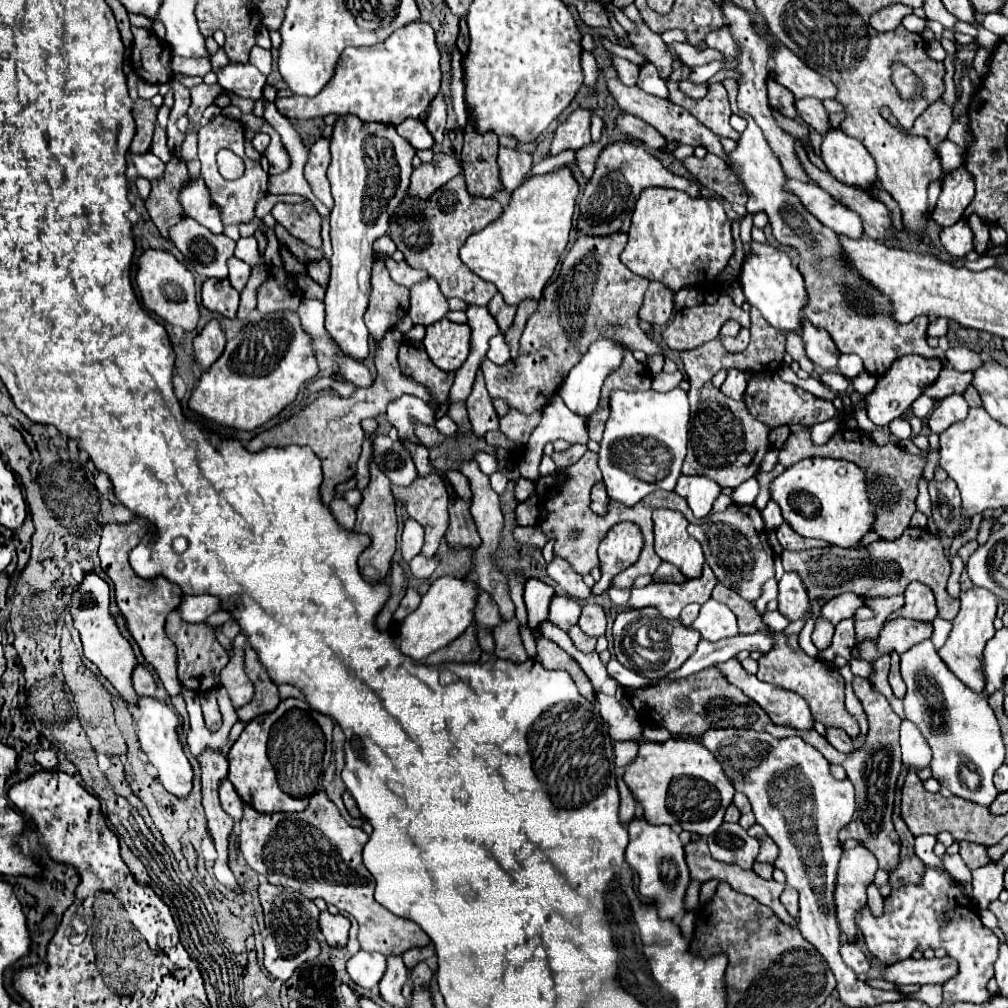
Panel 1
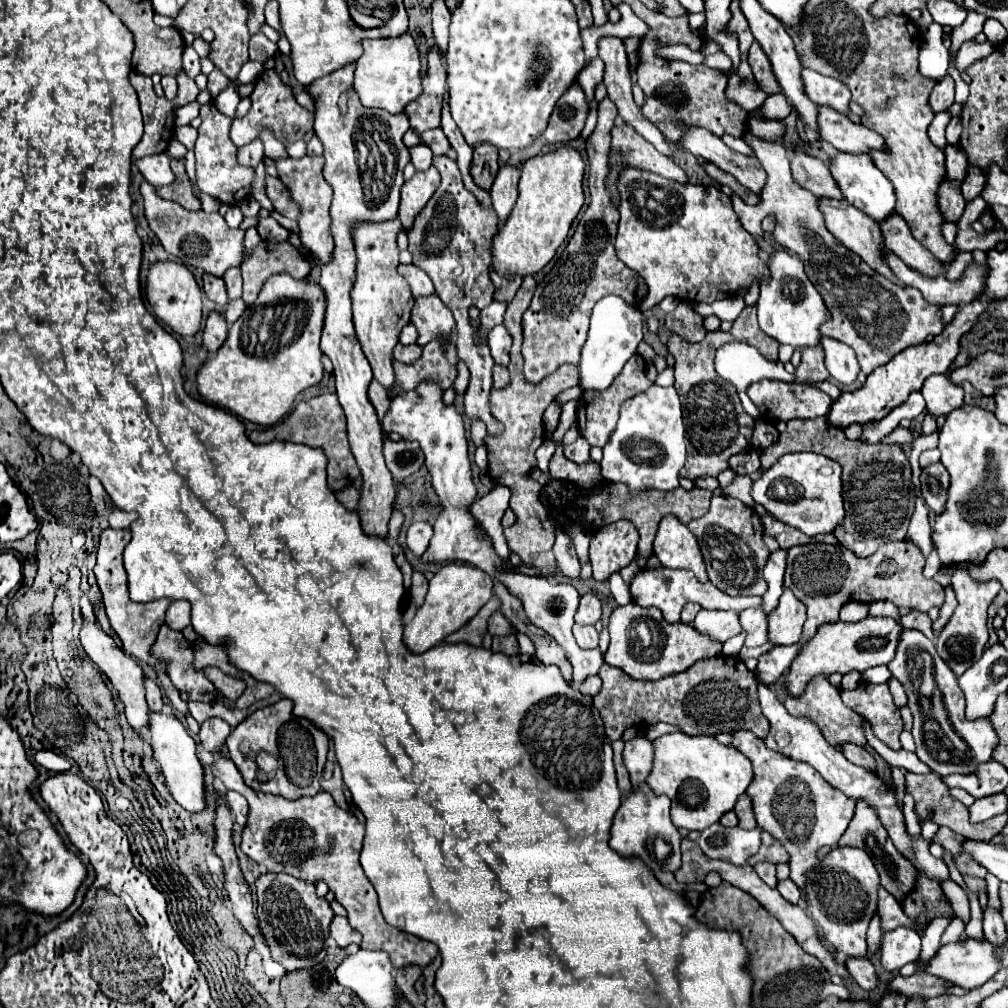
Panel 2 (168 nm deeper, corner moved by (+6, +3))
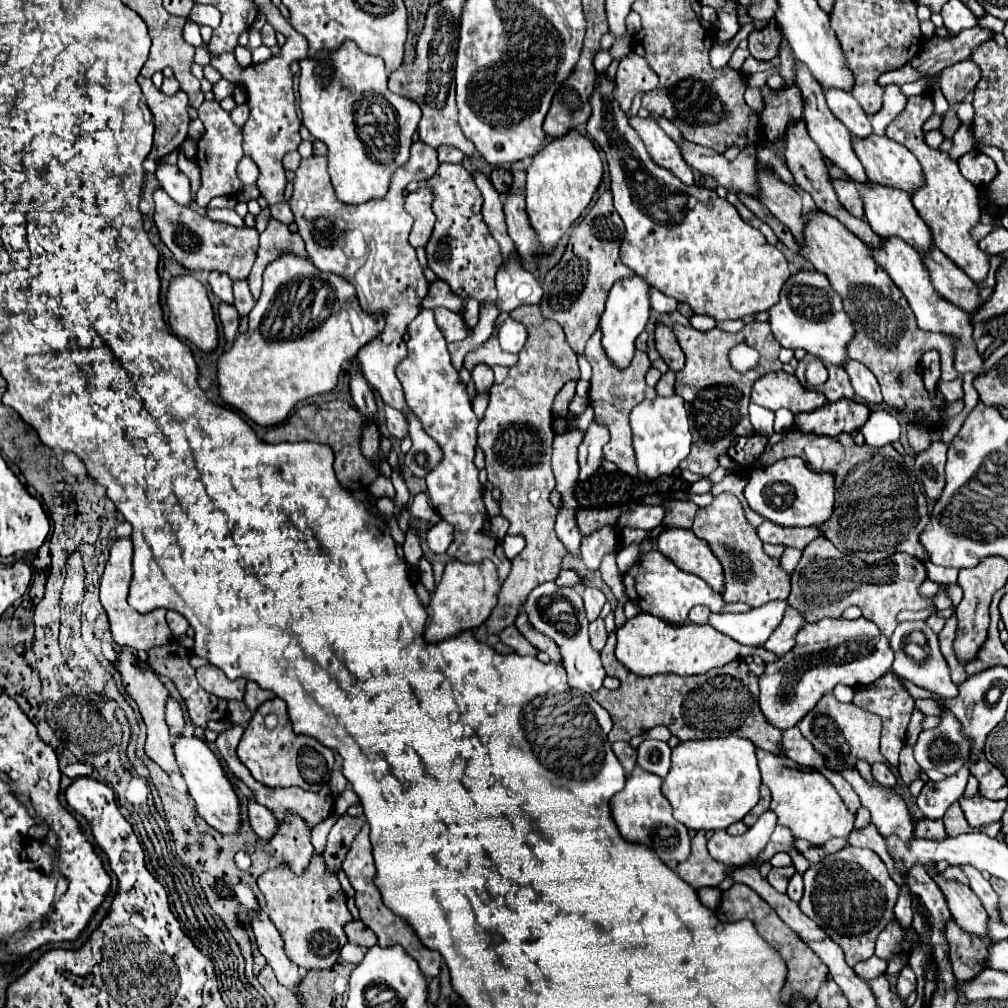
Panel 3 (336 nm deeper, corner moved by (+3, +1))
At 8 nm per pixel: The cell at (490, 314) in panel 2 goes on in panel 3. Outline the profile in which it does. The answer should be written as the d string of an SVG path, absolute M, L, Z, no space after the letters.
M515 258L499 268L497 274L497 308L501 312L511 312L523 304L539 304L543 290L537 278L527 272Z

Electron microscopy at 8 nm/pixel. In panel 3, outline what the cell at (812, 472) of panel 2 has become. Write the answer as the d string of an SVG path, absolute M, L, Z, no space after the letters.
M803 458L779 460L771 466L753 466L745 488L749 506L765 520L779 526L821 526L833 514L835 476L831 472L815 472Z

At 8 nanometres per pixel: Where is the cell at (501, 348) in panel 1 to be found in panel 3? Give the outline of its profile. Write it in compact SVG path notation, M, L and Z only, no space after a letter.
M507 318L503 322L503 326L499 328L497 338L499 338L501 350L511 352L511 354L517 354L523 348L525 340L527 340L527 330L525 330L525 326L521 322L515 322L515 320Z

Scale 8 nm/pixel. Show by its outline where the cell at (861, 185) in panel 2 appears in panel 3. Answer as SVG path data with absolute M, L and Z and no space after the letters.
M873 182L867 184L859 184L859 196L863 202L863 210L865 210L865 218L869 222L869 226L873 228L875 234L879 234L881 238L889 238L889 236L897 236L903 238L909 246L915 246L917 252L927 252L933 246L933 238L929 228L925 226L925 222L919 218L917 210L911 204L911 196L899 188L891 188L891 186L879 186Z

